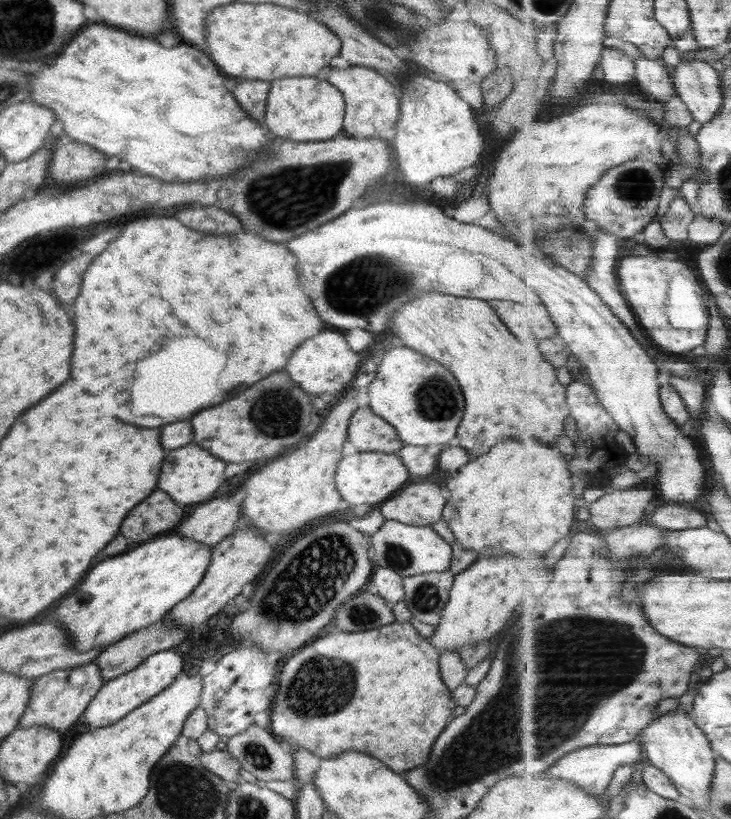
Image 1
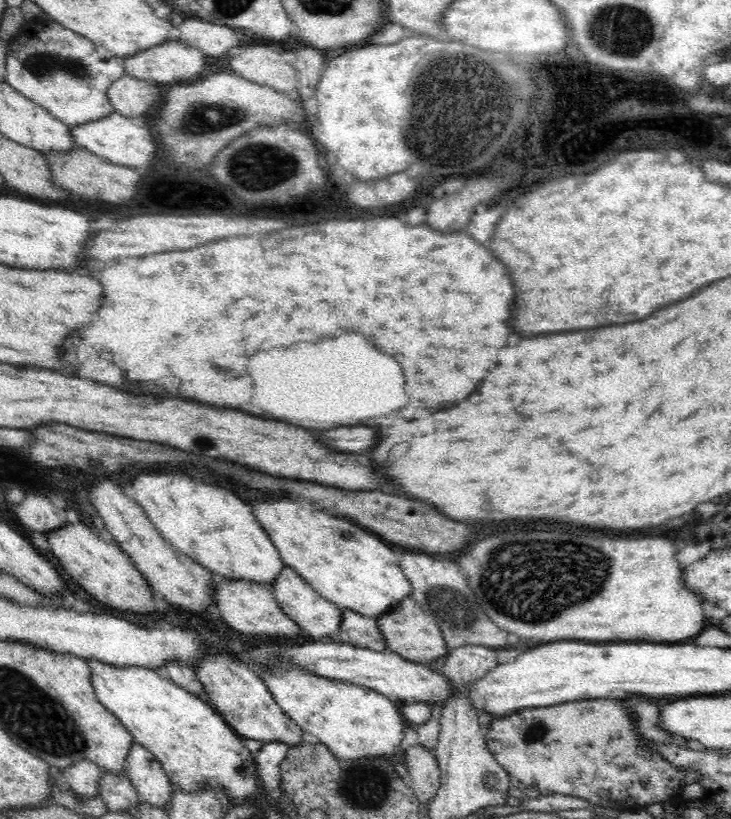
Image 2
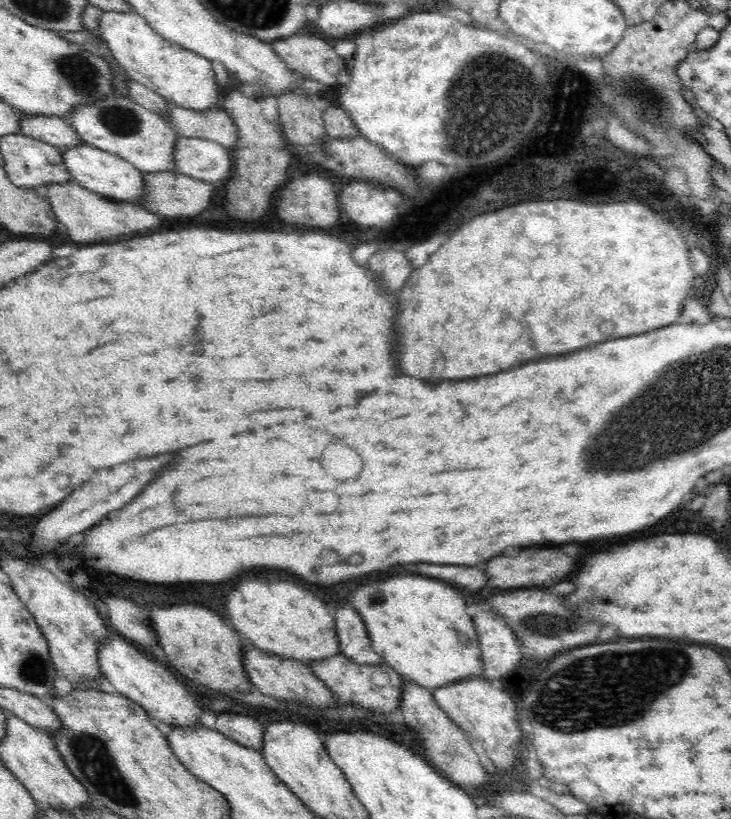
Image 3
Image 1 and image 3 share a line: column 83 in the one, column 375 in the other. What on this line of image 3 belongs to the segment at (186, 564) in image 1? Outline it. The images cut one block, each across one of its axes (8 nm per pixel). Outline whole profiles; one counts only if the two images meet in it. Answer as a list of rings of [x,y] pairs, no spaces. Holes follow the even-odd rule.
[[[388,576],[386,580],[374,580],[358,586],[348,602],[354,604],[356,612],[362,617],[371,641],[371,648],[382,661],[404,680],[414,682],[422,688],[448,687],[468,680],[472,676],[484,676],[484,662],[479,637],[472,614],[466,600],[454,586],[422,578],[422,576]]]

